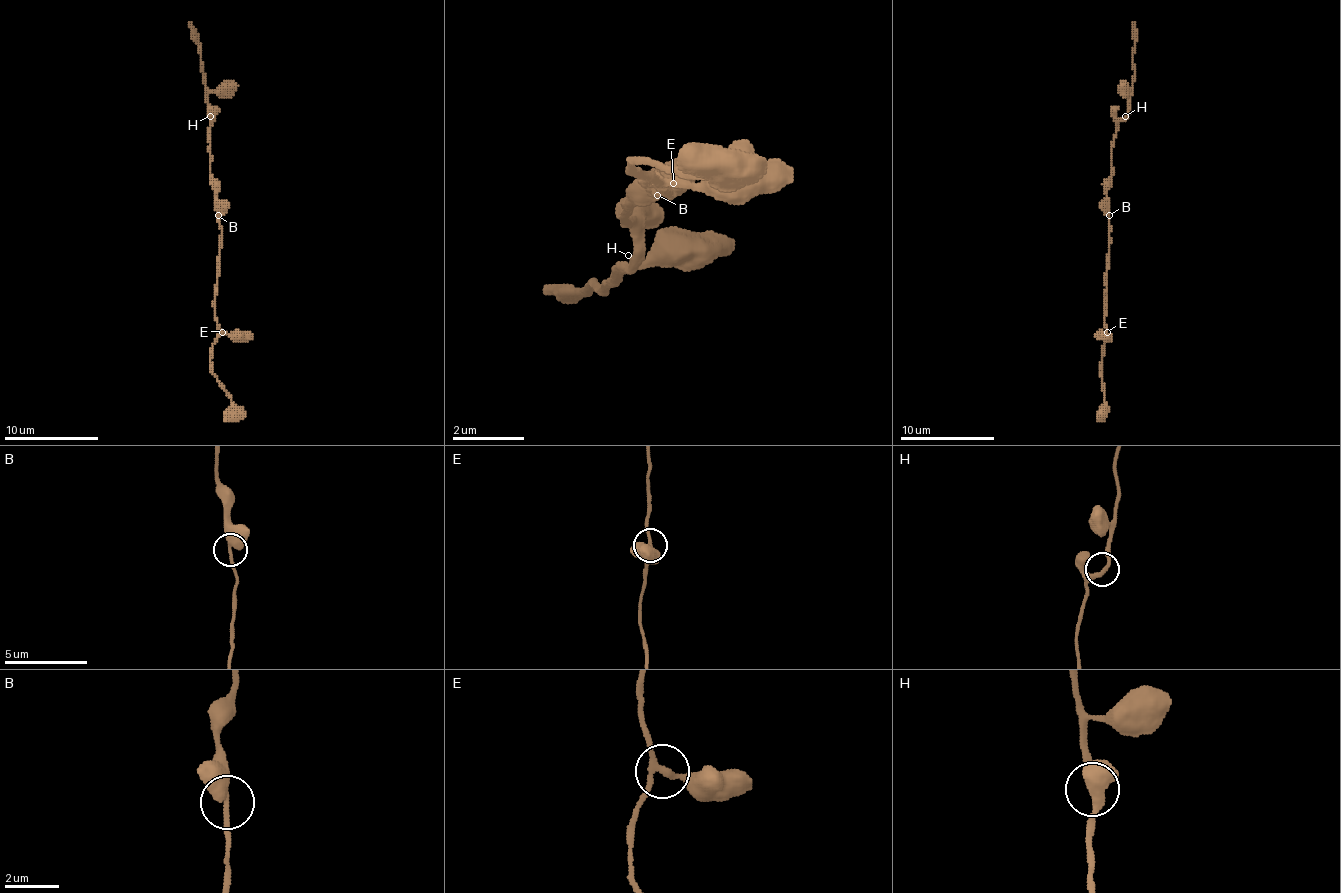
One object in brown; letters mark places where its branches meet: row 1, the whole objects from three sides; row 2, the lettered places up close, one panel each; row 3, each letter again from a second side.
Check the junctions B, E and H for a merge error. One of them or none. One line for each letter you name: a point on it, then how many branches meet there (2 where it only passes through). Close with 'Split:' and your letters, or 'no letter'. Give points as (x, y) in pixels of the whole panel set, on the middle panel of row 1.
Split: no letter

